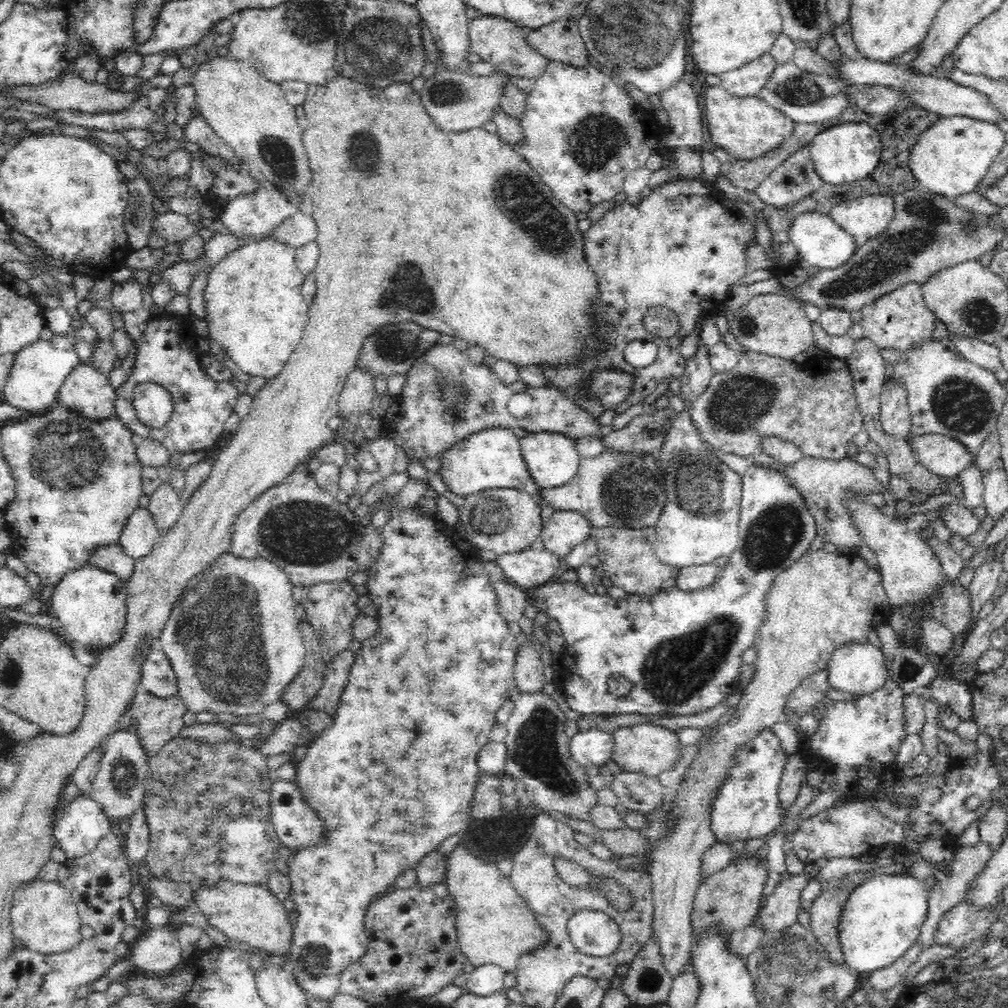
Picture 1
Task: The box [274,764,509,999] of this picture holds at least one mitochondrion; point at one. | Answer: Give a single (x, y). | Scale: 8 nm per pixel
(315, 960)

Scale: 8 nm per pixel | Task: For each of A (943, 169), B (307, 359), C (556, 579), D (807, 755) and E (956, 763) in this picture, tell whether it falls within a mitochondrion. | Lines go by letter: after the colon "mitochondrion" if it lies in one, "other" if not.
A: other
B: other
C: other
D: other
E: other

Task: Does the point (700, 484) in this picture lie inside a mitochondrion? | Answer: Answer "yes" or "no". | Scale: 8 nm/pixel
yes

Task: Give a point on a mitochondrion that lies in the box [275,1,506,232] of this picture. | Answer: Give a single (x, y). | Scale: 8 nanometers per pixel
(377, 47)

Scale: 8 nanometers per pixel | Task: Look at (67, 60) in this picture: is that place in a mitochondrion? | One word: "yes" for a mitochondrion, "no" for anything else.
no

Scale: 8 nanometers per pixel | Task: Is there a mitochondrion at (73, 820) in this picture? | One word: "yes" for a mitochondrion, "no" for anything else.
no

